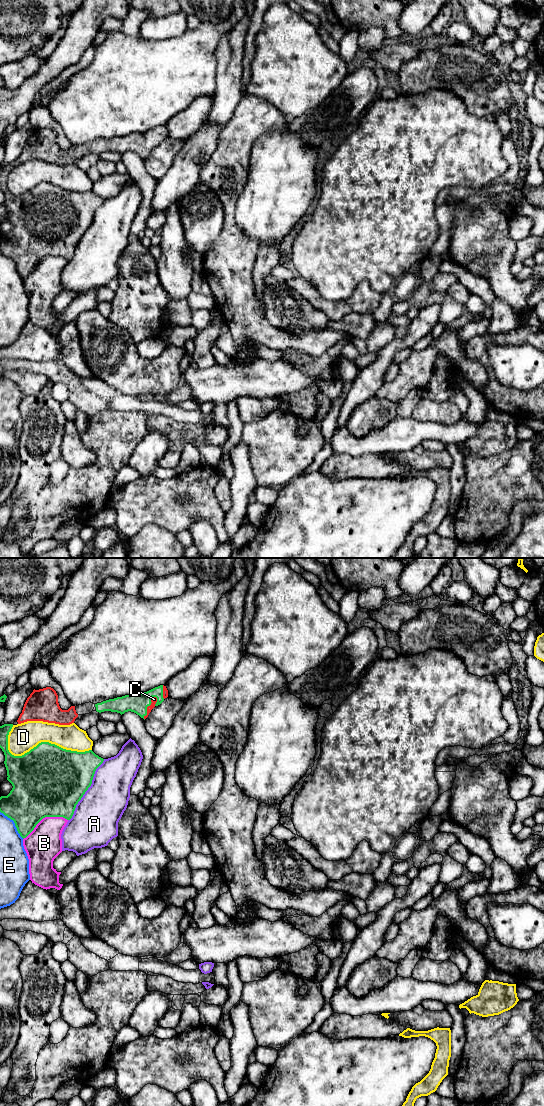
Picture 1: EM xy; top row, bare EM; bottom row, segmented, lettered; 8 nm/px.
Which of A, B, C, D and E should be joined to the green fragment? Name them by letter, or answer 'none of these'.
C

